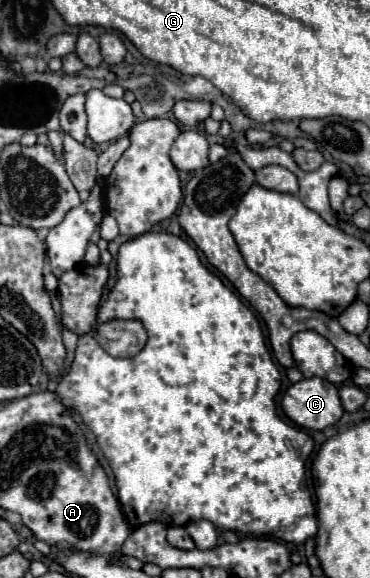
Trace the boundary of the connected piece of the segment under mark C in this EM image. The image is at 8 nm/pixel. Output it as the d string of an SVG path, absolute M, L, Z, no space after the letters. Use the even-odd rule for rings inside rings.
M320 377L290 385L282 395L282 409L296 425L316 431L334 425L344 413L336 385Z

